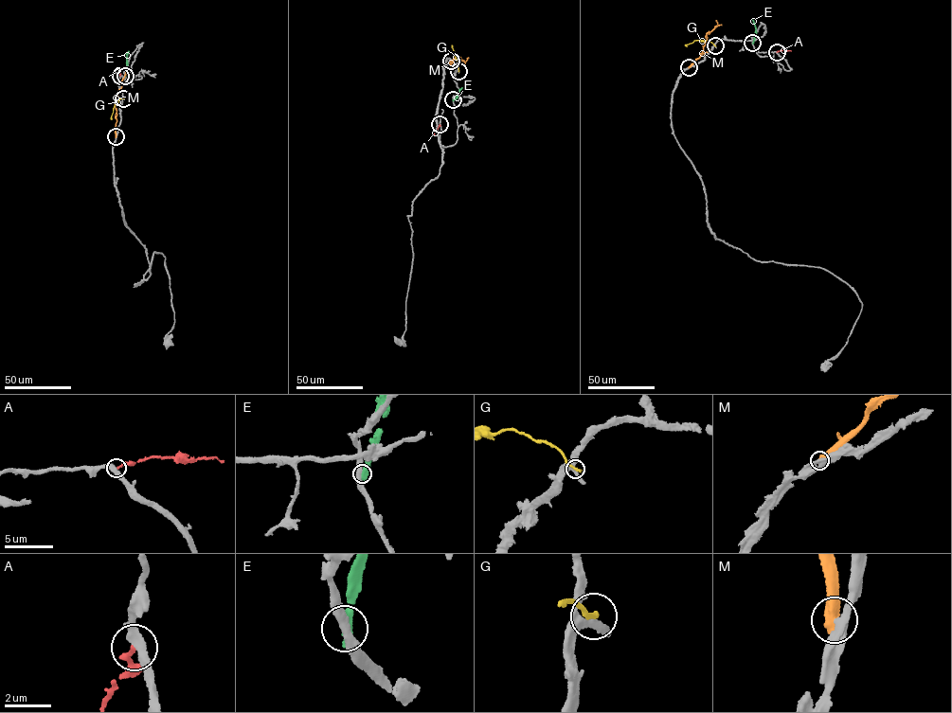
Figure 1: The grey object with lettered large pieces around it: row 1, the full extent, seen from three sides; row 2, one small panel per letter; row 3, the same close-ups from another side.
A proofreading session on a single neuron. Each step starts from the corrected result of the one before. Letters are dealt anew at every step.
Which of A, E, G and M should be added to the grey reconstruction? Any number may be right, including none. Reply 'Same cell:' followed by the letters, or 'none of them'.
Same cell: none of them

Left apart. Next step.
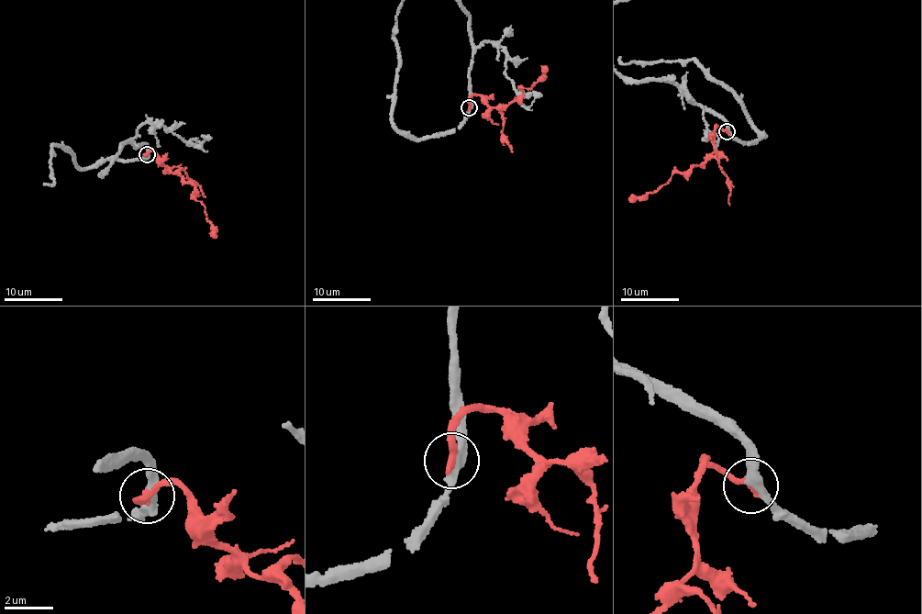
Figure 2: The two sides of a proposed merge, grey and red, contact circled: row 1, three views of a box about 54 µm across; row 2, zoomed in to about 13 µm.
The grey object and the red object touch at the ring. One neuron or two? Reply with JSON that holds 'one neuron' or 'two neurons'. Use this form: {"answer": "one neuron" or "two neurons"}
{"answer": "one neuron"}

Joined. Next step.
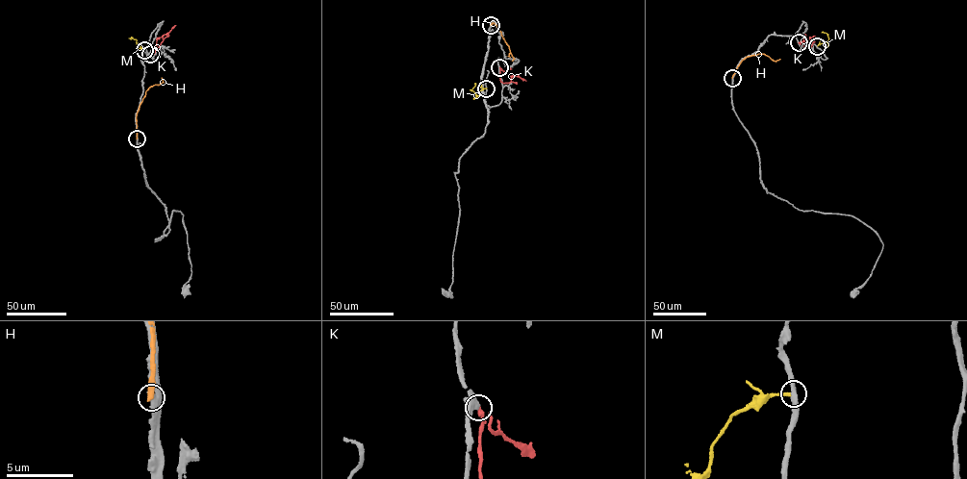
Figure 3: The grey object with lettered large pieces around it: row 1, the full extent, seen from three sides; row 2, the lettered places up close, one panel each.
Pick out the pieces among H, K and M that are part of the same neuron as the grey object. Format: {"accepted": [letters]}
{"accepted": ["M"]}

